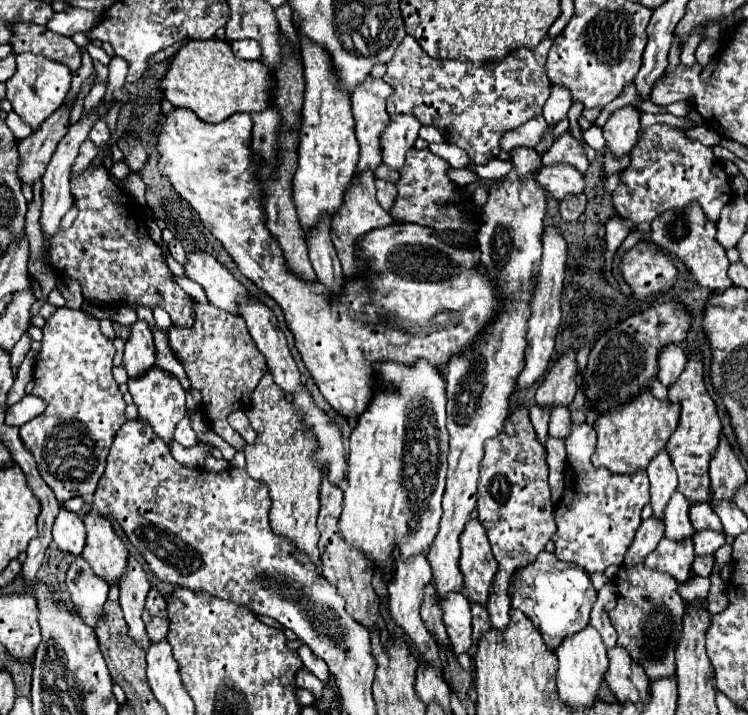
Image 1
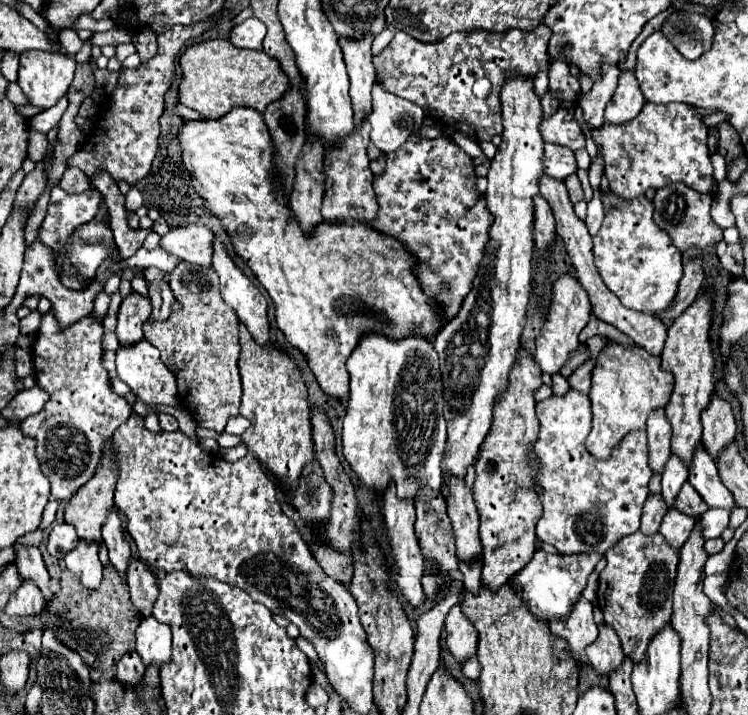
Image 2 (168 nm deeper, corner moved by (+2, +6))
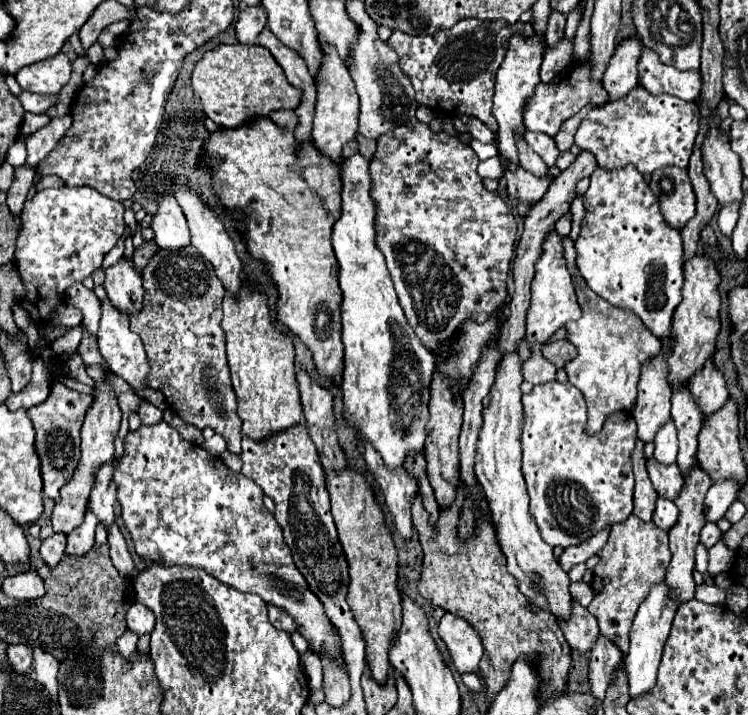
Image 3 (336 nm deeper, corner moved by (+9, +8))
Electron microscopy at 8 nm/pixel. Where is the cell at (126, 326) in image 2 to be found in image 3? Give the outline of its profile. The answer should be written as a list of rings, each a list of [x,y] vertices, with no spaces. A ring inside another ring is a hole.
[[[122,258],[118,264],[106,270],[104,290],[108,294],[110,304],[118,312],[124,312],[128,316],[140,312],[144,288],[142,288],[142,278],[136,274],[134,264],[130,260]]]

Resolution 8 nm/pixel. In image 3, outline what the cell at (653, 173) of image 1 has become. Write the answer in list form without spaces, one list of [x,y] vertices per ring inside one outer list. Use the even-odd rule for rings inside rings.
[[[642,86],[634,88],[626,98],[620,98],[616,102],[606,102],[602,106],[596,106],[580,124],[574,142],[582,148],[588,150],[596,156],[600,168],[616,170],[624,168],[628,164],[634,164],[640,174],[652,174],[658,168],[666,166],[678,166],[678,168],[688,168],[690,156],[692,156],[692,146],[698,134],[698,104],[694,102],[684,102],[676,96],[652,96],[648,94]]]

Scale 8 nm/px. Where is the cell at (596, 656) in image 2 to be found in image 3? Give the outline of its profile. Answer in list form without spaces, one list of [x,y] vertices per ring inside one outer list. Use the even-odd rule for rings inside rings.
[[[574,602],[572,608],[574,608],[572,618],[566,622],[560,622],[560,628],[570,648],[584,654],[592,650],[592,644],[596,644],[600,636],[600,628],[596,624],[596,616],[592,616],[584,606]]]

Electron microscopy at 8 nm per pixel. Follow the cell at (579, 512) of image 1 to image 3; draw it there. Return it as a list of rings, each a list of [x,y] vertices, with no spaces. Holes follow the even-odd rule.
[[[558,380],[534,386],[530,394],[522,396],[524,418],[520,432],[522,446],[522,474],[526,478],[530,496],[530,516],[536,520],[546,544],[568,548],[582,544],[596,532],[624,522],[634,510],[634,470],[632,452],[636,448],[636,422],[628,412],[608,416],[604,428],[596,436],[584,434],[584,396],[572,386]]]

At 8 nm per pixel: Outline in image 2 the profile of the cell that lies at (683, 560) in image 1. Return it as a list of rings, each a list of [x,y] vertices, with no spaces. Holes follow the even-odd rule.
[[[667,510],[659,532],[665,536],[665,540],[673,546],[673,548],[681,548],[683,542],[687,540],[687,536],[691,534],[695,526],[695,520],[679,510]]]

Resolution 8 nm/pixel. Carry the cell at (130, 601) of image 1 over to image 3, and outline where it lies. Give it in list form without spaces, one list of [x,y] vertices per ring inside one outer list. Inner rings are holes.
[[[106,464],[96,472],[96,486],[90,494],[90,508],[104,528],[114,524],[114,504],[116,504],[116,484],[112,480],[114,464]]]

